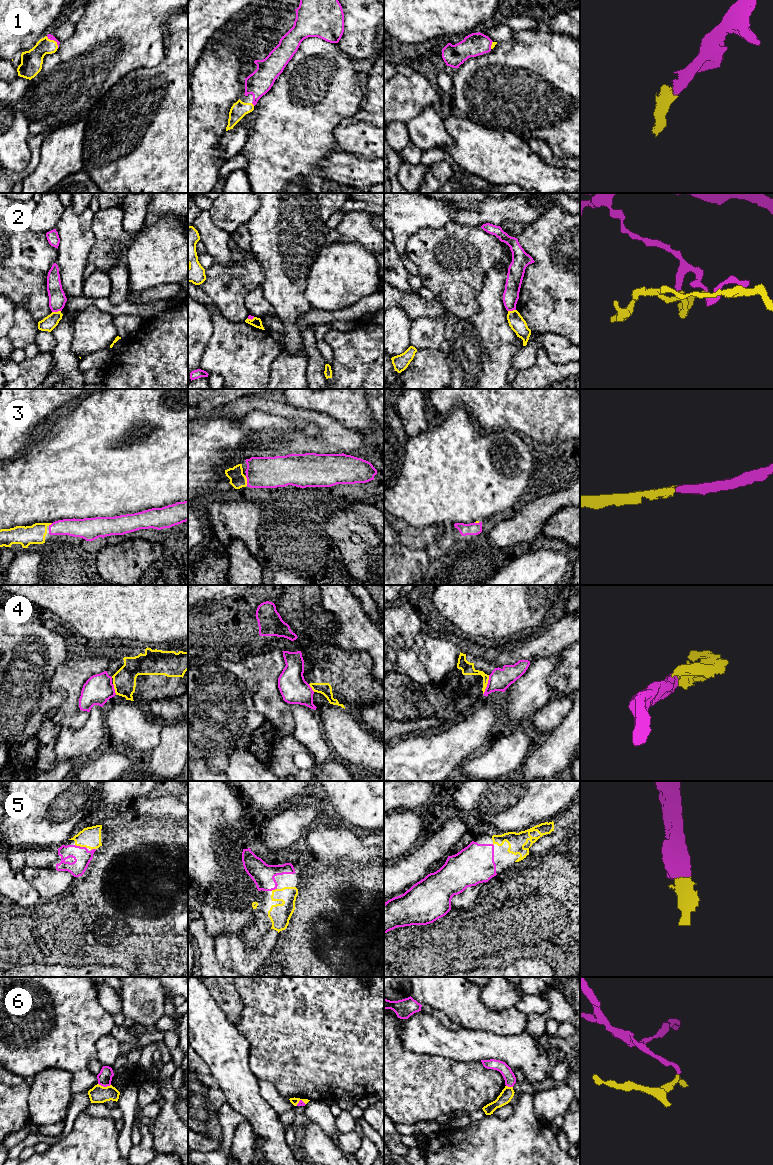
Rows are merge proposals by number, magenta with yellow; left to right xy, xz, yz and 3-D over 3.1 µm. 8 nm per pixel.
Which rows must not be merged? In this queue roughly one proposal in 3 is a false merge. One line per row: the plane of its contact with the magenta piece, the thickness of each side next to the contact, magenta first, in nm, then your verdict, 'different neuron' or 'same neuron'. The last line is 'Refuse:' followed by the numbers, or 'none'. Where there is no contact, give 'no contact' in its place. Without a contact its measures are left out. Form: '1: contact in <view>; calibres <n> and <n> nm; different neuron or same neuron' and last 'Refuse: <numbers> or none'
1: contact in xy; calibres 50 and 180 nm; same neuron
2: contact in xy; calibres 140 and 110 nm; different neuron
3: contact in xz; calibres 260 and 130 nm; same neuron
4: contact in yz; calibres 180 and 100 nm; different neuron
5: contact in xy; calibres 140 and 170 nm; same neuron
6: contact in xy; calibres 110 and 140 nm; different neuron
Refuse: 2, 4, 6

